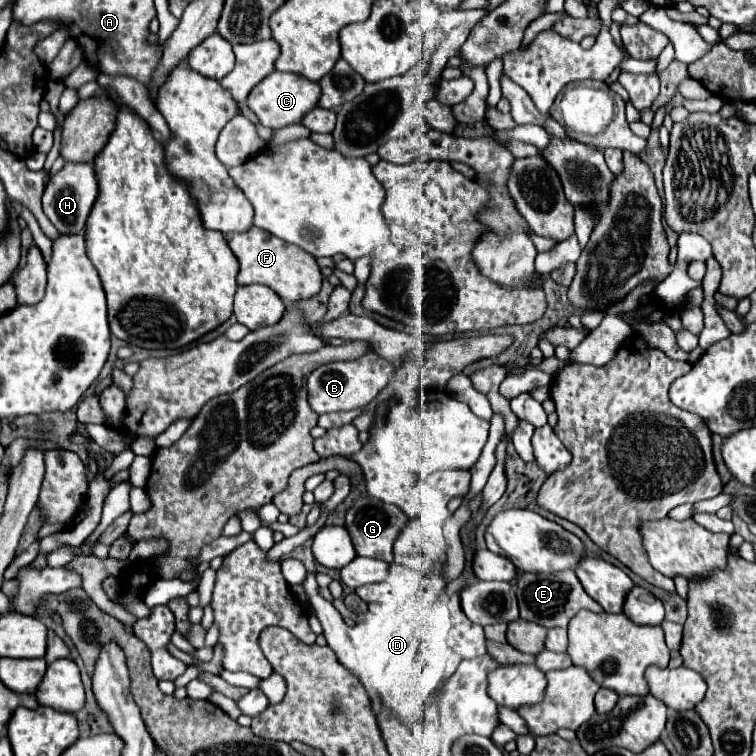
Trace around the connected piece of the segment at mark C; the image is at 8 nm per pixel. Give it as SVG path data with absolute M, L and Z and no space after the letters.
M273 71L269 77L265 77L247 97L249 109L259 117L261 125L271 127L271 129L281 129L293 123L299 123L307 111L317 107L321 95L321 87L315 81L305 79L303 75L297 73L283 73L283 71Z

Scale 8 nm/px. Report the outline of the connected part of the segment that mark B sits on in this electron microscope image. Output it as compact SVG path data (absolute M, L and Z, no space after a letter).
M367 351L365 355L351 359L351 361L325 363L309 375L309 381L307 381L309 405L319 415L367 407L379 395L379 391L389 383L389 377L393 371L395 371L395 365L391 361L379 357L375 351Z

